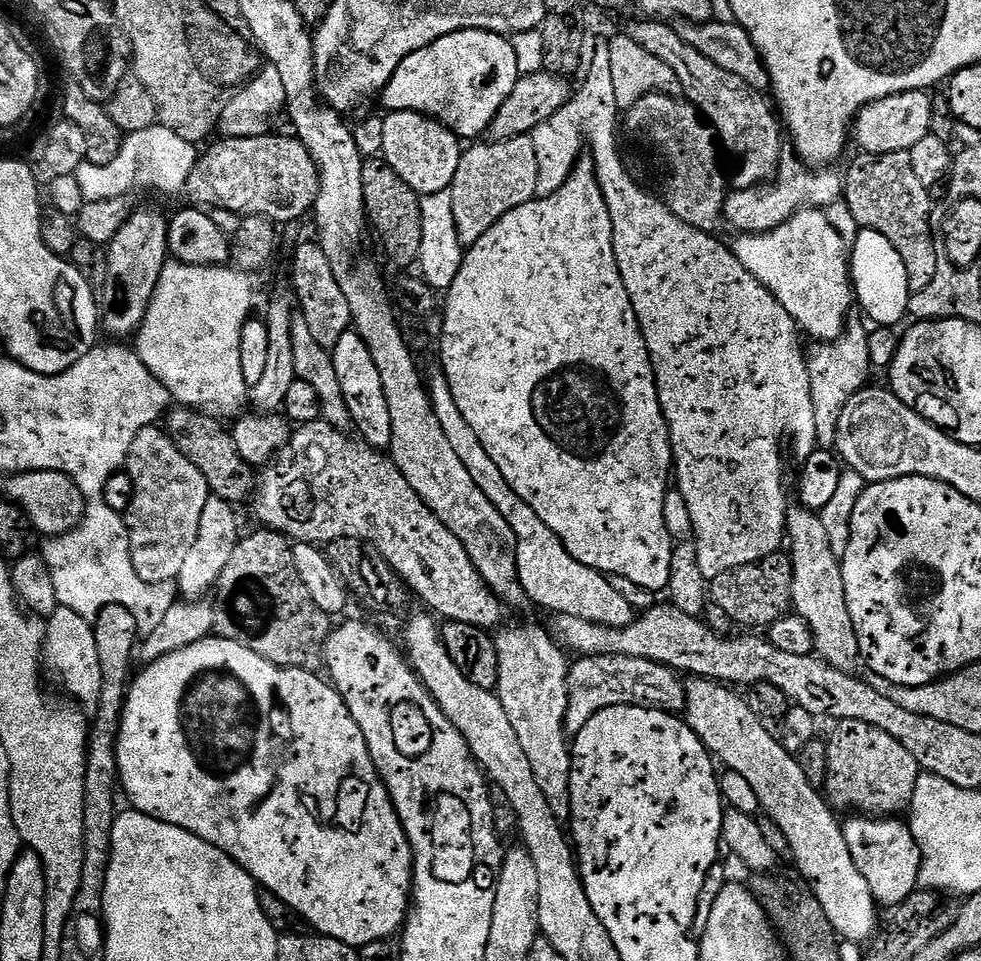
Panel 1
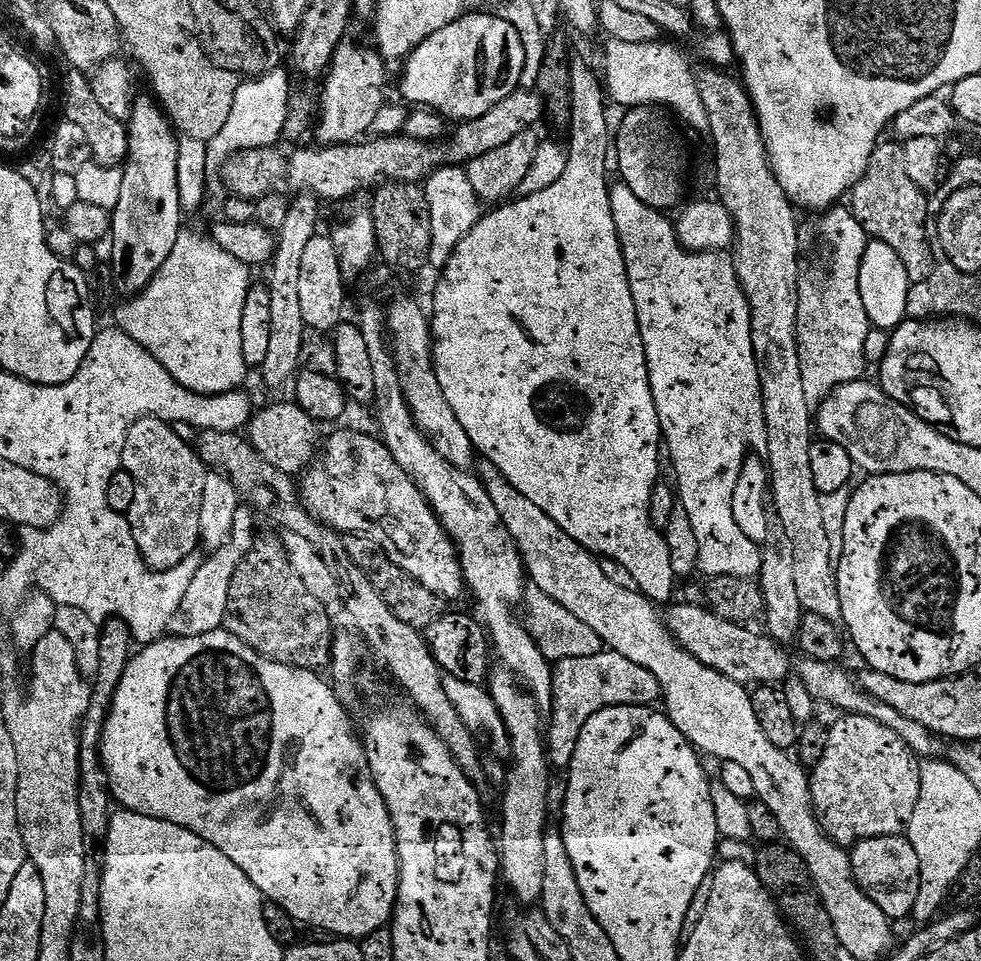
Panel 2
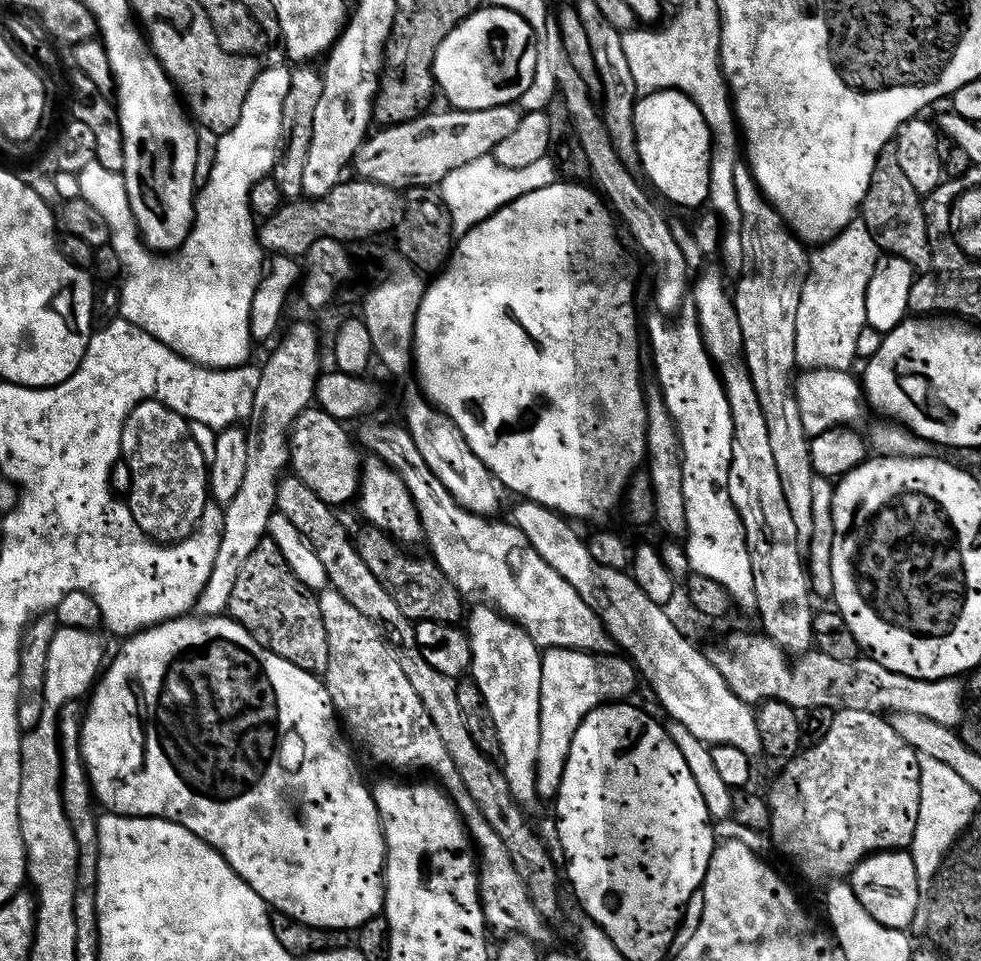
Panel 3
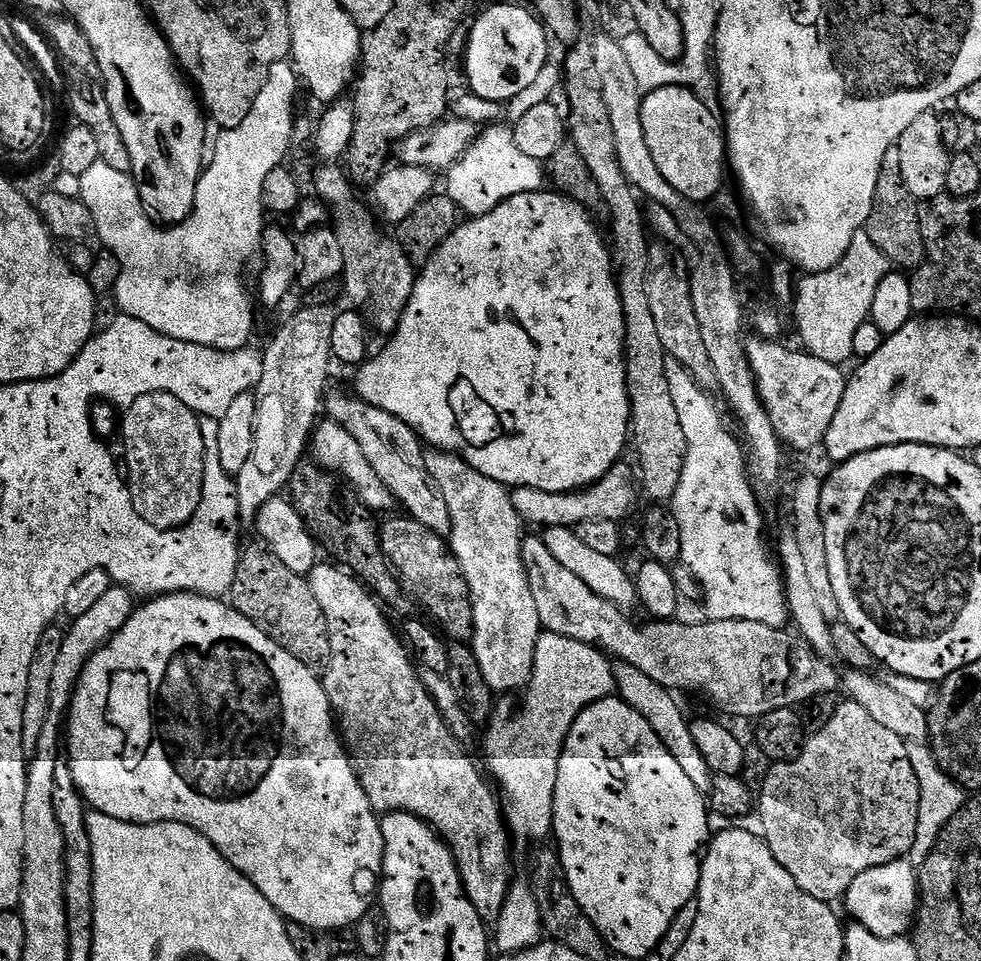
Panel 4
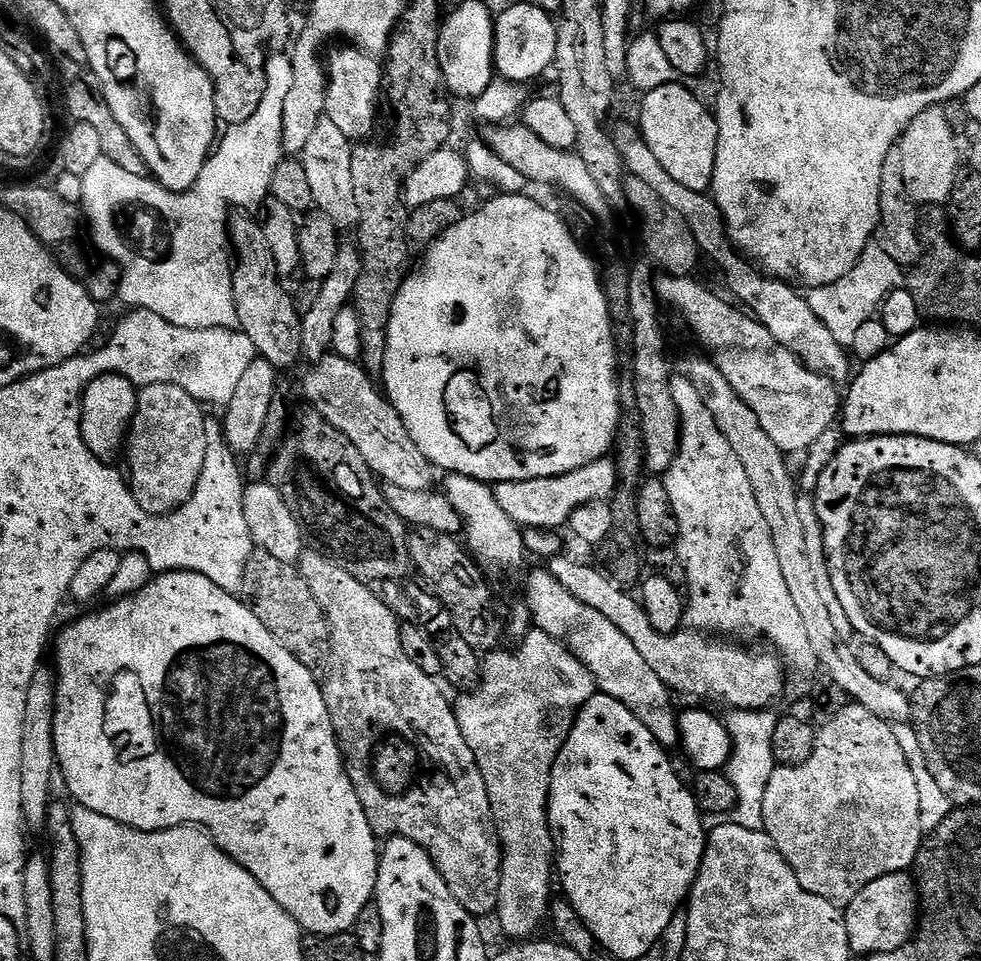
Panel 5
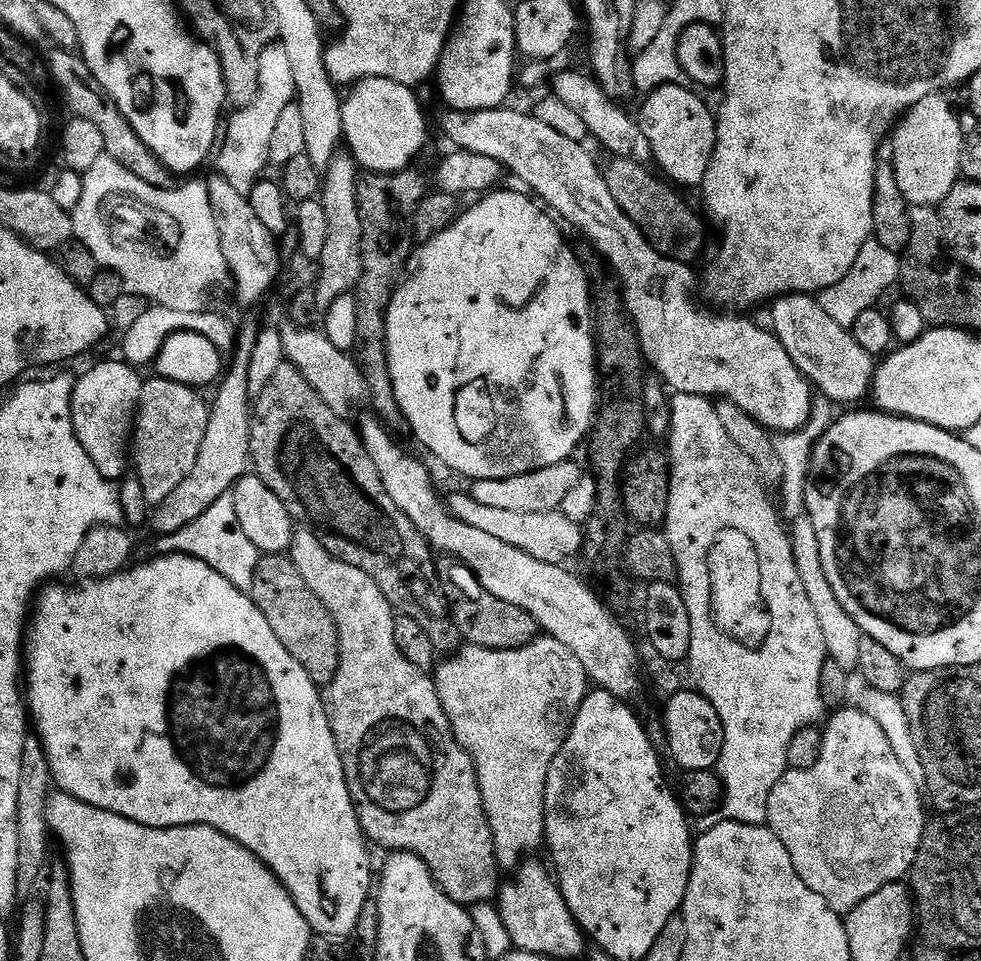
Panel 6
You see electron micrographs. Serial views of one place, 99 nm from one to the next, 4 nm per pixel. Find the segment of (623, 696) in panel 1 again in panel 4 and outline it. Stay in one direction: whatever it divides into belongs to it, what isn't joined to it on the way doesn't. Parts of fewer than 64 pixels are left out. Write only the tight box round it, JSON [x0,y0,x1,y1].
[484,631,616,840]

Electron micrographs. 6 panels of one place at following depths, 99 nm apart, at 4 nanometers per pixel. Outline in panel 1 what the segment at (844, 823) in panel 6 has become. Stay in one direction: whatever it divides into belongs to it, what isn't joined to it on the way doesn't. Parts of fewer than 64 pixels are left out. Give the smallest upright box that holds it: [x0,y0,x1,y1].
[828,720,922,818]

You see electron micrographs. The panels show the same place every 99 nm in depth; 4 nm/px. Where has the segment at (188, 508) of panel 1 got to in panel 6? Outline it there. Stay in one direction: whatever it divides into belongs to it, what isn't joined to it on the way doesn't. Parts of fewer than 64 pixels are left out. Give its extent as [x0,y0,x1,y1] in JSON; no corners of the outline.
[130,378,209,506]

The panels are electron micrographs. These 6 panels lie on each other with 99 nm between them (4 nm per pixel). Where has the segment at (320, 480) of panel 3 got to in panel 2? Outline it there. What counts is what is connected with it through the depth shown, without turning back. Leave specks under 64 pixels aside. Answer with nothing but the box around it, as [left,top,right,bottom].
[246,402,322,478]

